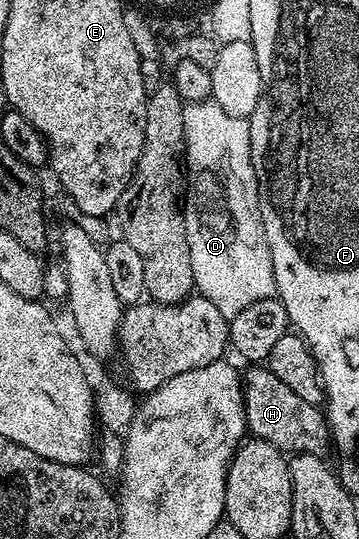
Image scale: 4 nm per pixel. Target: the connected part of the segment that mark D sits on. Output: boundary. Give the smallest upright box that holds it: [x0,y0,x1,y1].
[182,101,276,321]

